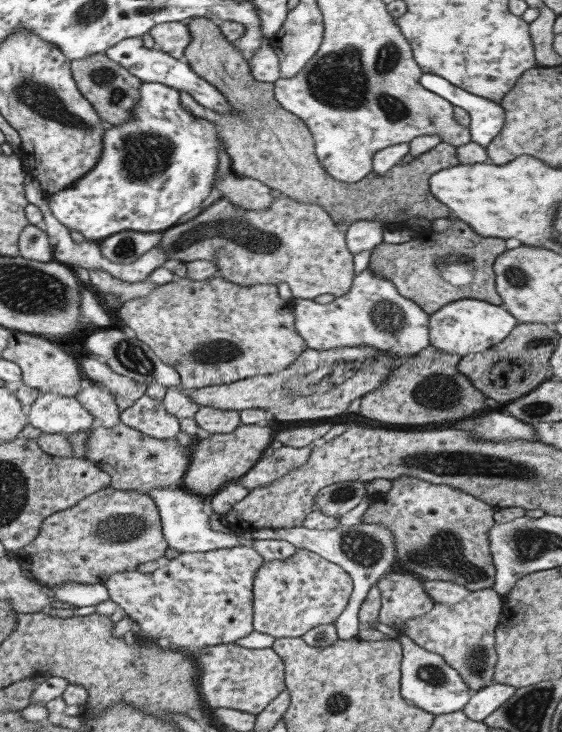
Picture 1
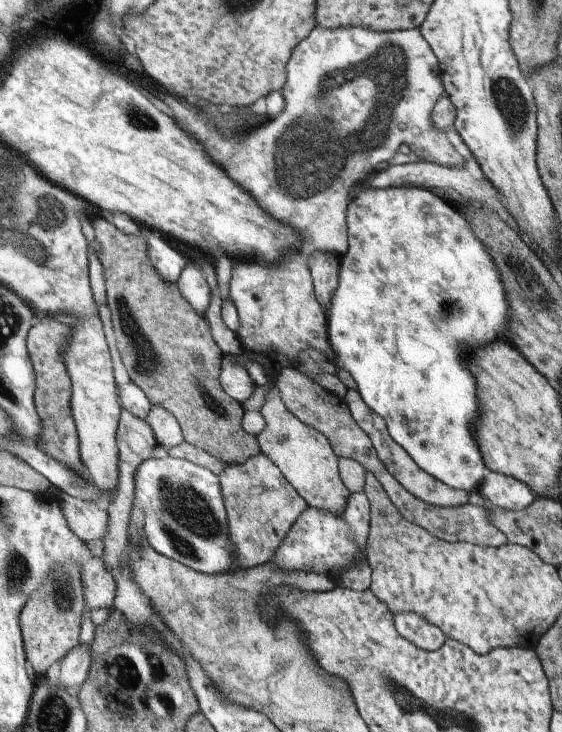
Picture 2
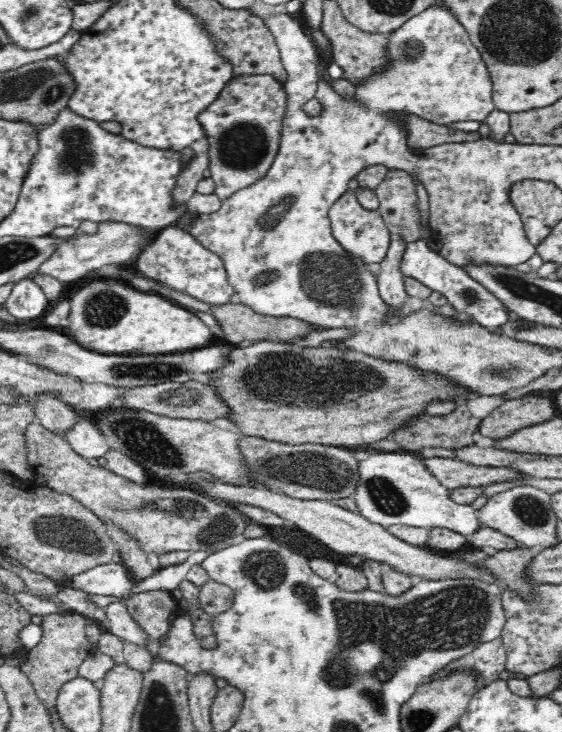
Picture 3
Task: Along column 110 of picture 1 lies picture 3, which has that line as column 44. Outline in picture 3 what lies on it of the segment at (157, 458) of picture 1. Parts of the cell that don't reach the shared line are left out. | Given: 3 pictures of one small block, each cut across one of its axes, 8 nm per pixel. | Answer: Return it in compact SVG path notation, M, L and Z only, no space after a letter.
M37 420L32 422L26 426L26 430L24 432L24 440L26 443L26 463L28 463L28 468L32 469L33 471L33 481L38 485L42 485L44 487L50 487L51 490L58 492L59 494L66 494L70 495L71 498L74 498L77 502L80 502L87 510L90 510L102 522L109 522L111 521L114 523L115 526L124 530L136 543L138 543L138 547L145 552L147 556L150 557L150 560L158 567L158 563L160 562L160 556L164 556L164 554L168 554L168 552L176 552L176 551L188 551L188 552L195 552L195 551L206 551L211 552L213 549L222 549L225 546L232 546L238 543L241 543L245 538L243 536L244 530L248 526L248 518L242 515L237 510L228 504L221 503L216 500L212 500L210 497L206 497L204 494L200 492L196 492L195 490L190 490L190 488L183 488L183 487L174 487L173 484L170 485L162 485L150 482L149 484L138 484L130 482L120 476L118 476L115 472L112 472L106 467L100 467L96 463L92 464L89 460L85 459L83 456L80 456L72 447L71 444L67 441L66 438L62 437L58 433L54 431L48 430L45 426L42 426L40 422Z

